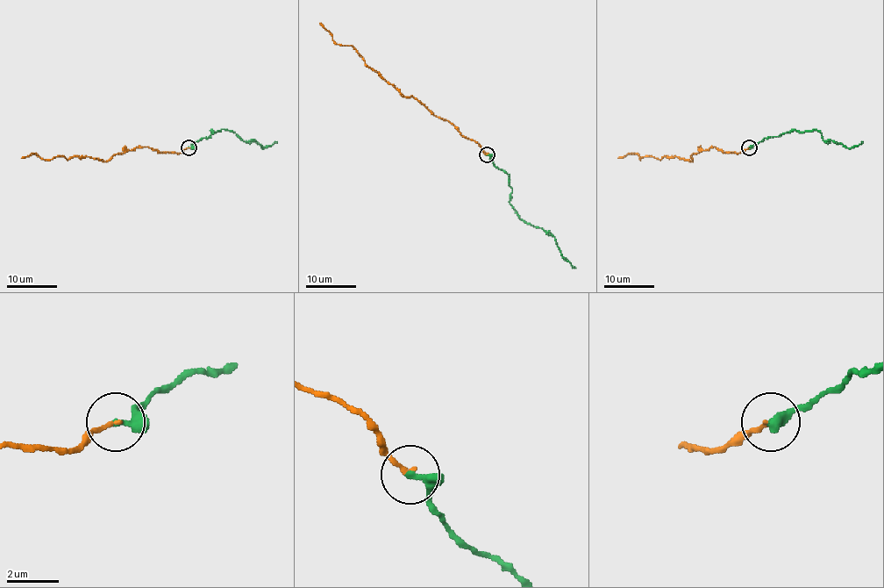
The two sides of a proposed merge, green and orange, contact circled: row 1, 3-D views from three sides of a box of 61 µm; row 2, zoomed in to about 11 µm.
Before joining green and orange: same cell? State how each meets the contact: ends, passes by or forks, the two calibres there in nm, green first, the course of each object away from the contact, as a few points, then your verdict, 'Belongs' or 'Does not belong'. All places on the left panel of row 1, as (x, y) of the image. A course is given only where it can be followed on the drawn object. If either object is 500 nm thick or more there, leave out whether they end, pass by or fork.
At the ring green passes by. At the ring orange ends. Thickness 240 nm (green) against 160 nm. Course of green: (188, 147), (210, 137), (211, 130), (222, 129), (262, 147), (277, 141). Course of orange: (188, 147), (178, 153), (139, 146), (103, 161), (74, 156), (41, 159), (36, 154), (21, 158). Belongs

